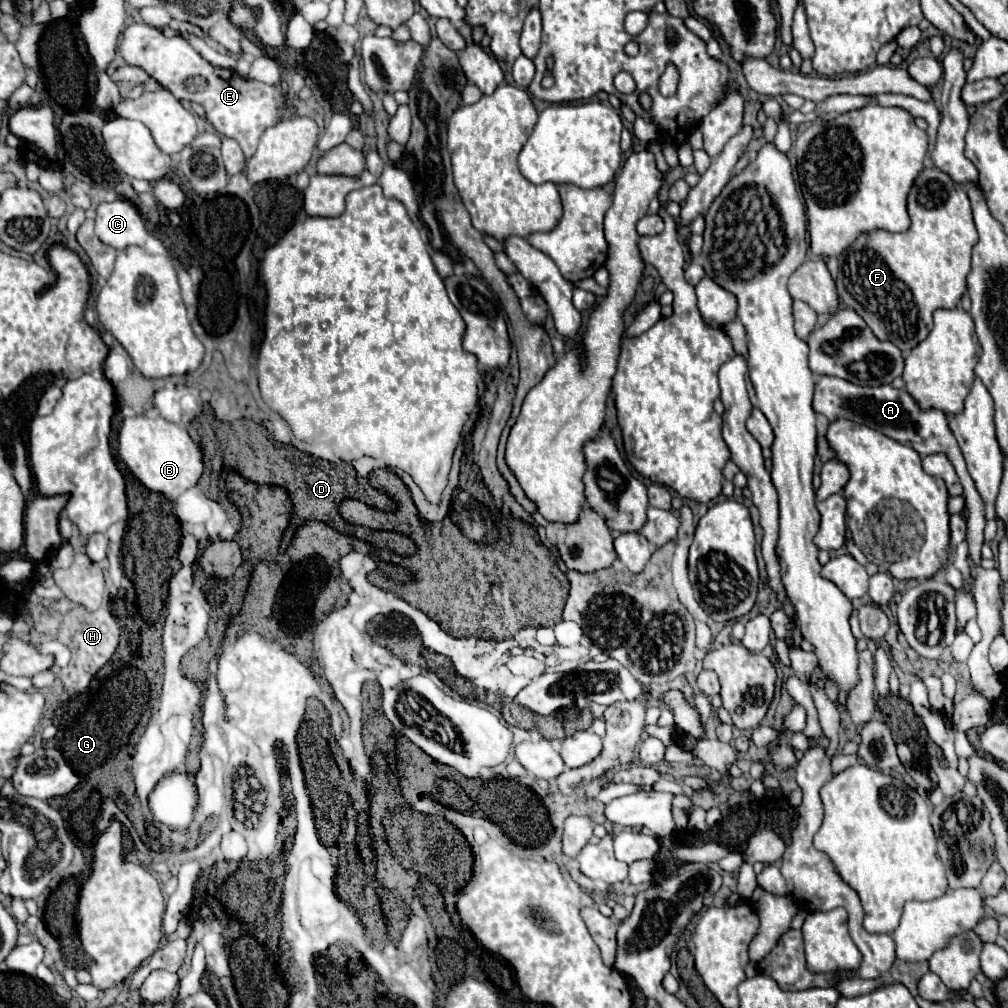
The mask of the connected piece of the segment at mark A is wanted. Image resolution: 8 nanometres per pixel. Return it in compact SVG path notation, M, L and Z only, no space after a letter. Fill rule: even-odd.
M819 376L815 384L815 396L813 396L813 410L817 414L827 416L829 422L845 418L855 424L873 428L885 436L889 436L895 442L901 442L905 446L911 446L919 456L929 456L929 454L945 454L949 462L955 466L957 476L961 478L961 484L965 488L965 508L969 512L967 518L967 544L969 544L969 558L973 560L975 566L981 564L981 546L983 546L983 528L985 528L985 502L981 500L981 494L977 492L973 478L967 472L965 458L961 454L961 448L951 434L947 426L945 412L937 408L927 408L923 410L913 396L909 396L907 390L897 390L891 384L883 384L877 388L871 386L857 386L847 380L841 380L837 376Z

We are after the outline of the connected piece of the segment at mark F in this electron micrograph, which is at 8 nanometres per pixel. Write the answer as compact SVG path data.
M935 166L921 170L921 174L915 178L915 184L907 196L907 210L911 218L909 230L897 234L877 230L857 236L857 240L845 252L841 252L841 256L837 256L839 274L835 280L843 302L867 322L873 334L881 340L893 342L905 354L929 334L933 326L933 310L955 308L959 304L967 290L965 278L971 266L971 248L977 242L977 230L971 218L971 206L965 188Z

